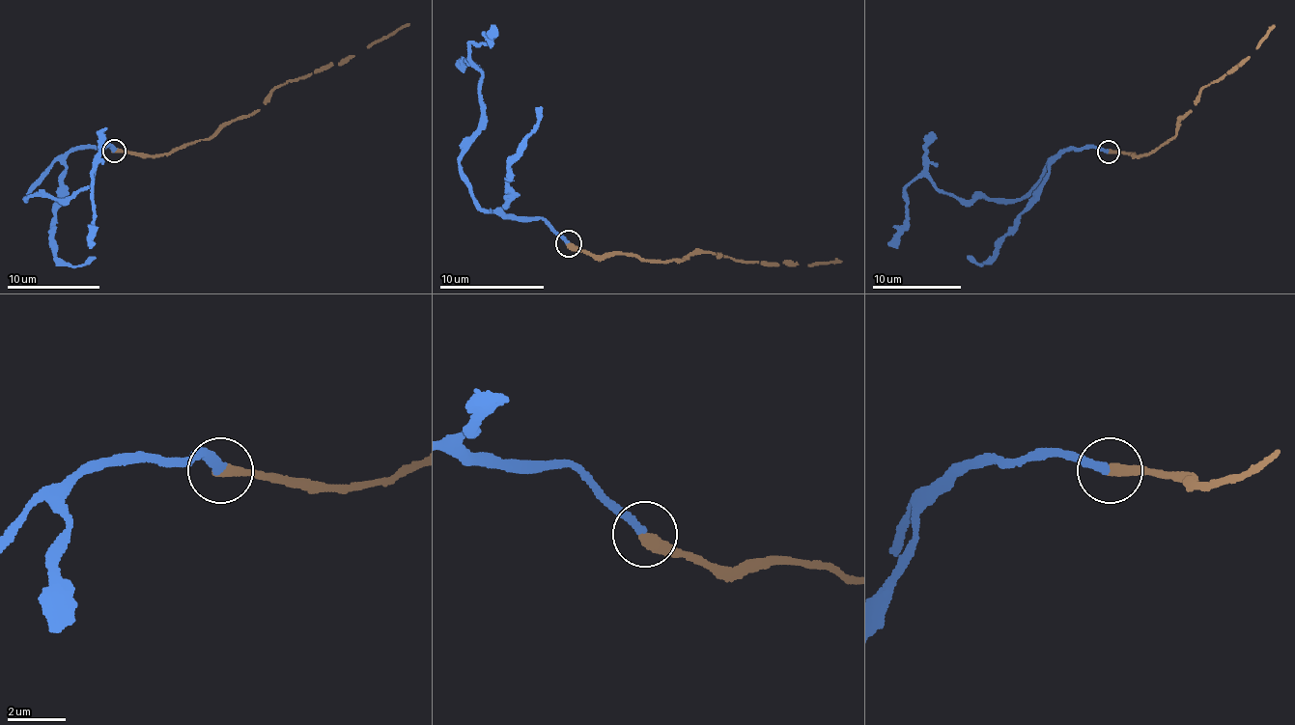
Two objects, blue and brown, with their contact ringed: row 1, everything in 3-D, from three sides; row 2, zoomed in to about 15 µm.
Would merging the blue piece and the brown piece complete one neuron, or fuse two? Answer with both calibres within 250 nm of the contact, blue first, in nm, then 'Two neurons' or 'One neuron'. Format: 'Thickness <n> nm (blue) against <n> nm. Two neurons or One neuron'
Thickness 280 nm (blue) against 400 nm. One neuron

